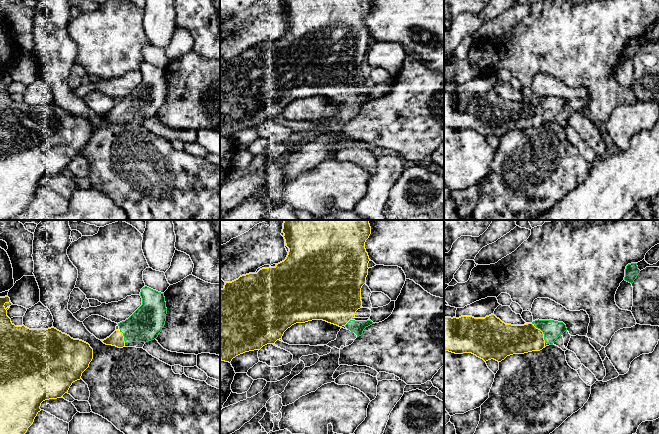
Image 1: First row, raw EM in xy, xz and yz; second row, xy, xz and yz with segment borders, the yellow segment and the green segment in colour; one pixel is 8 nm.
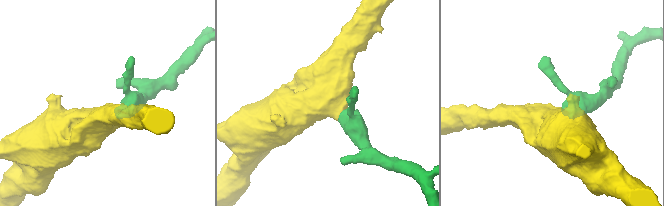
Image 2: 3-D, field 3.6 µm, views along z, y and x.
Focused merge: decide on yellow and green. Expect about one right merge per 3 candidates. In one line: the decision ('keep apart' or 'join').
join

